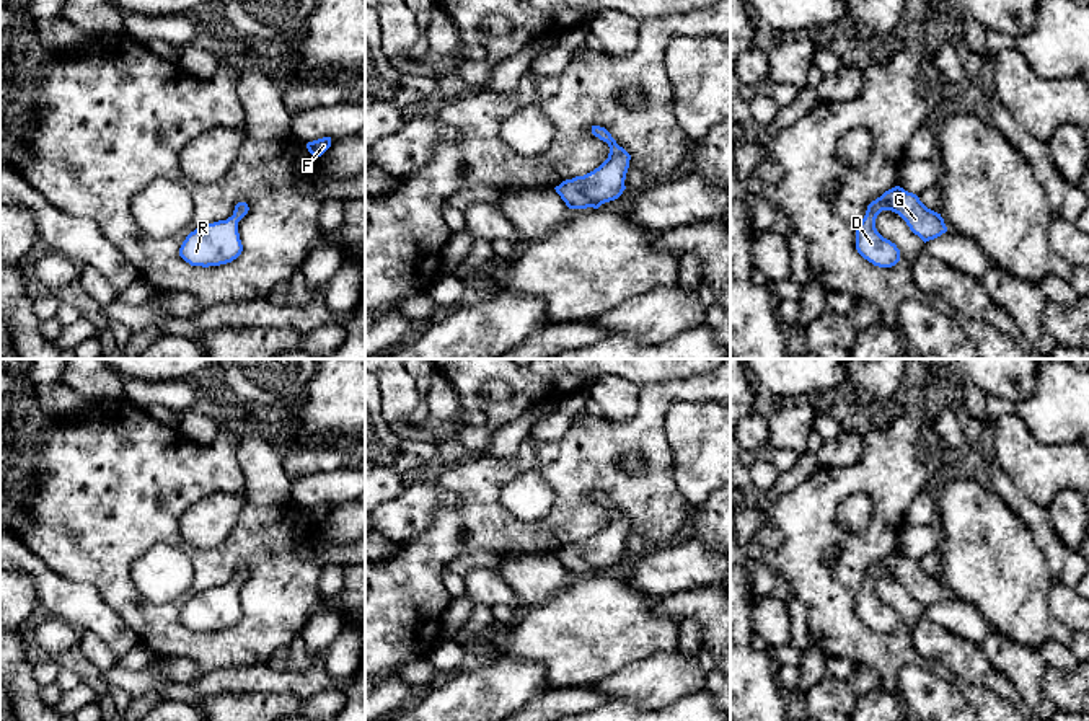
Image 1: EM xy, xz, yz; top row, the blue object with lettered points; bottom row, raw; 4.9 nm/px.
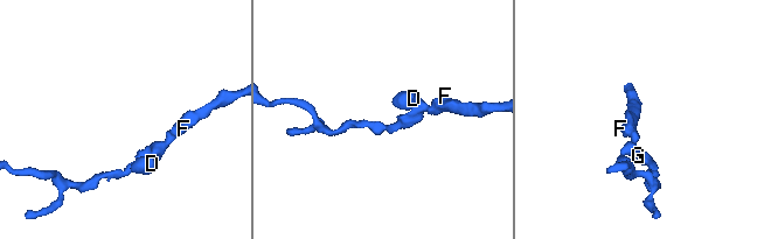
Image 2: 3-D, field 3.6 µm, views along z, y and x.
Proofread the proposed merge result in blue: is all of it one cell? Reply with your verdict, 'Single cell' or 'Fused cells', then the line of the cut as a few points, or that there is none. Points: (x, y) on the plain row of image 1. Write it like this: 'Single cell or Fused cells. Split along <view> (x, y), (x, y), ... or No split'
Single cell. No split

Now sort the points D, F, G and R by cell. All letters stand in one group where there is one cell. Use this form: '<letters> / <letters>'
D F G R

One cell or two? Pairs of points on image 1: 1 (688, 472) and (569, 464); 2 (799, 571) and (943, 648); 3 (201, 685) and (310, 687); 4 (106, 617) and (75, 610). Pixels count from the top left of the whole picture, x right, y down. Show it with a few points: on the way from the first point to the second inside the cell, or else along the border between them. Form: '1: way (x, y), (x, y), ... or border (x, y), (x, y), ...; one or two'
1: border (664, 433), (670, 447), (674, 482), (688, 506); two
2: border (923, 614), (913, 628), (913, 648), (926, 661); two
3: way (229, 681), (282, 681); one
4: way (98, 617), (90, 610), (83, 610); one

